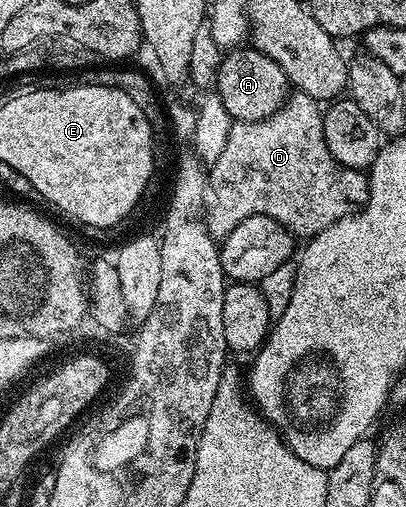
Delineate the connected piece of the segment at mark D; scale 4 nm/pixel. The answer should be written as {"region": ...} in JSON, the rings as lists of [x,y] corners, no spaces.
{"region":[[[295,90],[269,118],[257,122],[232,123],[221,158],[210,165],[203,199],[203,218],[207,221],[211,236],[228,236],[237,230],[237,226],[241,226],[241,222],[245,222],[245,218],[268,216],[287,228],[292,236],[310,238],[333,226],[333,222],[341,222],[341,218],[353,216],[362,209],[369,198],[368,173],[341,166],[341,162],[329,154],[329,146],[325,146],[323,114],[320,101]]]}

